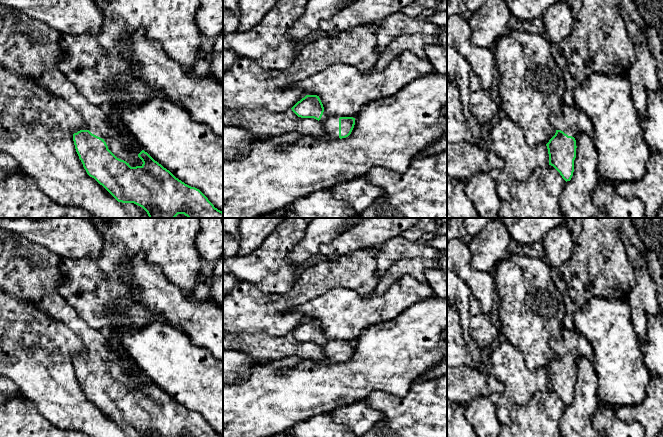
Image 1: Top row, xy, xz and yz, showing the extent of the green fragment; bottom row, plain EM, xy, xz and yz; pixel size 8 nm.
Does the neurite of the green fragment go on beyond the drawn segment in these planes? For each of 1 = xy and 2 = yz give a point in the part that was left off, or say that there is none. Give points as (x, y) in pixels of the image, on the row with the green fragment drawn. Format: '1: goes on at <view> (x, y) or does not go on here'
1: goes on at xy (28, 46)
2: goes on at yz (571, 120)

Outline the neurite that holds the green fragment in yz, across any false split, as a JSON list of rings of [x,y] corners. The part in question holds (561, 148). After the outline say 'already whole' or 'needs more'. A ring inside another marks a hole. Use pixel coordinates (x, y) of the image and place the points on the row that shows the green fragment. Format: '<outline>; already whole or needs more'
[[[562,103],[561,111],[551,114],[550,120],[556,129],[555,135],[546,144],[549,154],[549,165],[553,166],[567,182],[574,172],[576,158],[576,140],[578,133],[591,138],[594,135],[593,124],[589,116],[575,104]]]; needs more

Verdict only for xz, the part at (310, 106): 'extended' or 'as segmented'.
extended

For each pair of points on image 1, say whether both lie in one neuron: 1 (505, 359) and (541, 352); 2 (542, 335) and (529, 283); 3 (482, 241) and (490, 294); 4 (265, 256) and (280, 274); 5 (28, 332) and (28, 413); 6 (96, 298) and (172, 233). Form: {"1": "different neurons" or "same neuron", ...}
{"1": "different neurons", "2": "same neuron", "3": "different neurons", "4": "same neuron", "5": "different neurons", "6": "same neuron"}

